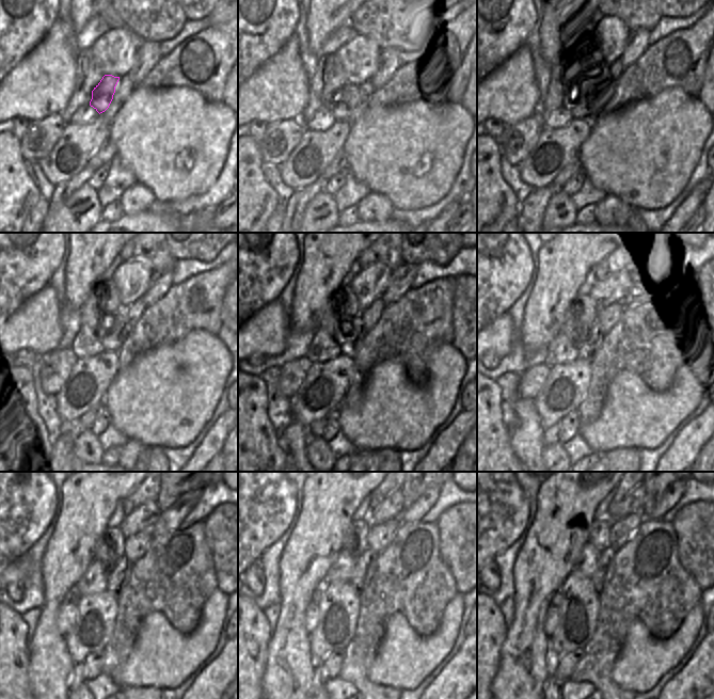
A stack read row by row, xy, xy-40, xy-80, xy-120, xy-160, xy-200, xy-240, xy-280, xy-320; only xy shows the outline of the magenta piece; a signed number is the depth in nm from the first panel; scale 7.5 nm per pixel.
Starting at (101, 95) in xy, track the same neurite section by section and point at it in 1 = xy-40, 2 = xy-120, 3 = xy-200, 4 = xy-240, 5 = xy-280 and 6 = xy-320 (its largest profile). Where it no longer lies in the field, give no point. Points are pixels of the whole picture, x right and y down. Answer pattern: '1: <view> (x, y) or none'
1: xy-40 (347, 98)
2: xy-120 (107, 333)
3: xy-200 (584, 310)
4: xy-240 (112, 544)
5: xy-280 (361, 536)
6: xy-320 (605, 533)

